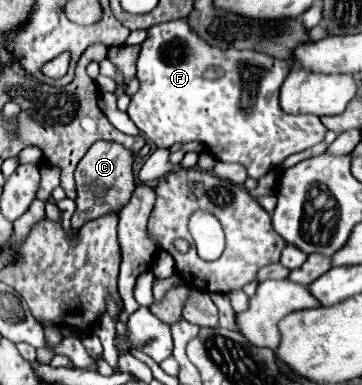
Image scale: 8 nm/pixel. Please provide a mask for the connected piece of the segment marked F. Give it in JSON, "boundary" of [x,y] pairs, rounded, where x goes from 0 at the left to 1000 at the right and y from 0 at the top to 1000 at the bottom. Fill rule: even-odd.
{"boundary":[[[519,52],[453,57],[409,73],[409,99],[392,109],[381,151],[387,234],[354,275],[359,312],[436,384],[470,384],[486,369],[552,369],[608,421],[657,421],[685,442],[691,462],[718,462],[762,436],[790,405],[834,395],[890,369],[901,332],[867,296],[796,296],[768,270],[768,239],[812,166],[768,156],[735,135],[597,125],[541,94]]]}

